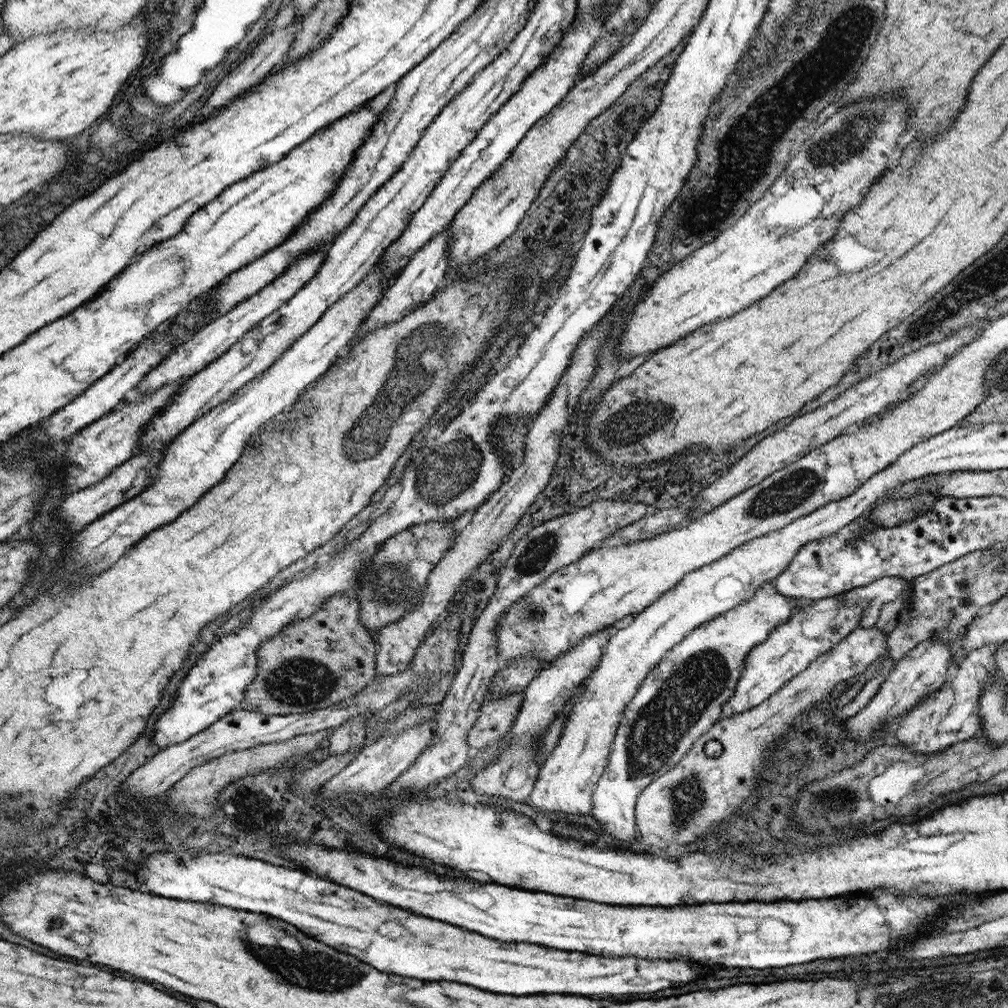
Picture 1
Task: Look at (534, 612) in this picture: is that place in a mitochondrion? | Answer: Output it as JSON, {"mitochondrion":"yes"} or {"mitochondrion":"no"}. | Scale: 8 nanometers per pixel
{"mitochondrion":"yes"}

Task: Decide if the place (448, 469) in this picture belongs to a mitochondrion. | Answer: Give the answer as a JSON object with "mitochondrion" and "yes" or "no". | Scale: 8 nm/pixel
{"mitochondrion":"yes"}

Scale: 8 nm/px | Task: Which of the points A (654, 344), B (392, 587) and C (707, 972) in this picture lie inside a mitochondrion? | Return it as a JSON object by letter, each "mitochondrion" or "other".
{"A":"other","B":"mitochondrion","C":"other"}

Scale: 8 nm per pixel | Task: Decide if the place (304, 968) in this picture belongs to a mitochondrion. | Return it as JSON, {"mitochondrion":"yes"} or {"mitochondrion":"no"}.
{"mitochondrion":"yes"}

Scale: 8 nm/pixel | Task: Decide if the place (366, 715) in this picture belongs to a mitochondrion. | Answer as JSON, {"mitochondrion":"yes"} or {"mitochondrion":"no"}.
{"mitochondrion":"no"}

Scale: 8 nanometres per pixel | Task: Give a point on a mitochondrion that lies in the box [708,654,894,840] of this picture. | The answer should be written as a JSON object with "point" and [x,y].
{"point":[842,796]}

